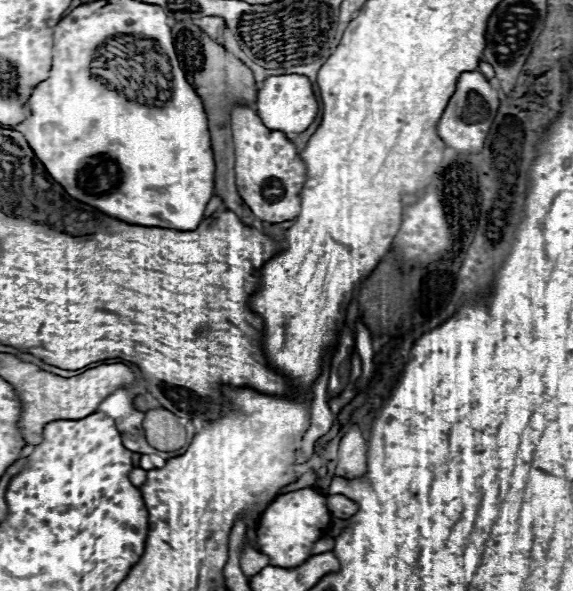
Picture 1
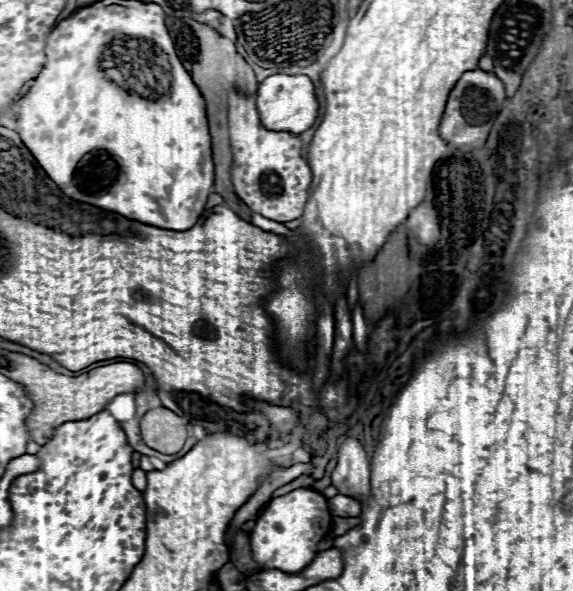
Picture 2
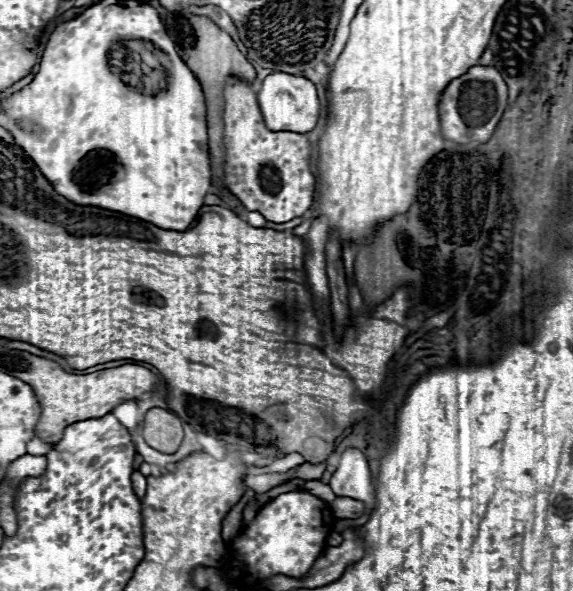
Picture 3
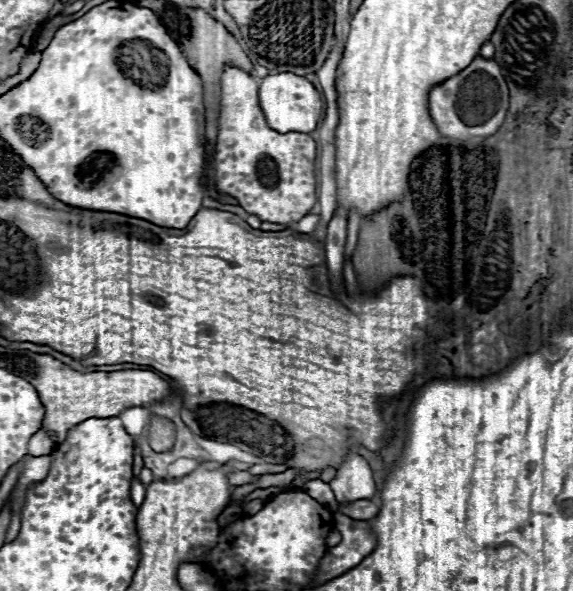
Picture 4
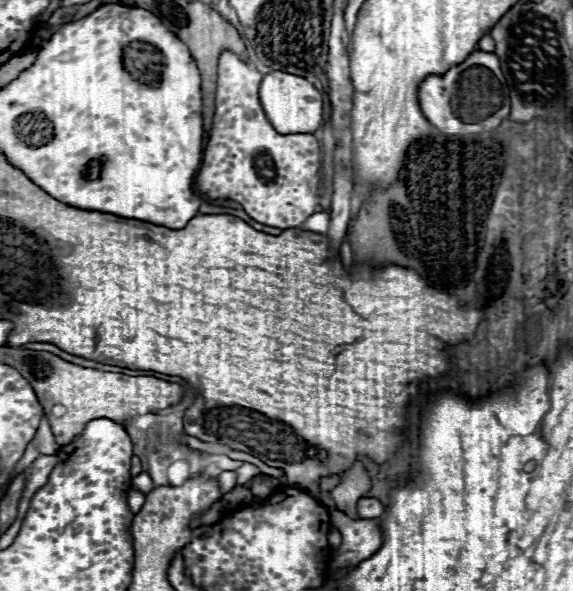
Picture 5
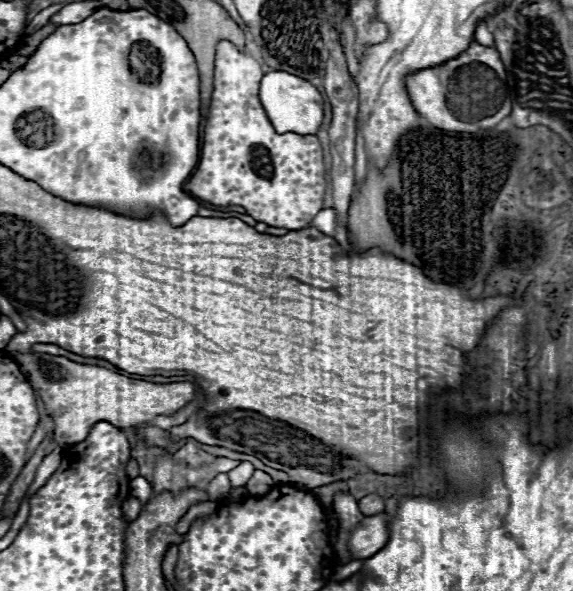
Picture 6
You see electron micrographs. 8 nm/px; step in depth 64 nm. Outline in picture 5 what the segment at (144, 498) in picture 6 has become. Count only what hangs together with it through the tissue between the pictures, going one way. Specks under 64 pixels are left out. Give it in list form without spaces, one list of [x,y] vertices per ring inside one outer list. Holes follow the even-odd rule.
[[[142,472],[142,474],[134,476],[134,478],[132,478],[132,488],[134,488],[134,490],[138,490],[138,492],[142,492],[142,494],[148,494],[148,492],[154,488],[150,474]]]

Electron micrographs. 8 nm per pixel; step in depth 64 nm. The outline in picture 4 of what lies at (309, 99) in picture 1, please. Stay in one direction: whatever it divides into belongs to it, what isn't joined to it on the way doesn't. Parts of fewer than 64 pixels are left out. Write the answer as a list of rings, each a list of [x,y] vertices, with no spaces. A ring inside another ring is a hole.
[[[278,72],[268,74],[260,84],[260,106],[266,116],[266,122],[276,132],[302,132],[310,134],[322,116],[322,100],[312,82],[308,82],[302,76],[290,74],[290,72]]]

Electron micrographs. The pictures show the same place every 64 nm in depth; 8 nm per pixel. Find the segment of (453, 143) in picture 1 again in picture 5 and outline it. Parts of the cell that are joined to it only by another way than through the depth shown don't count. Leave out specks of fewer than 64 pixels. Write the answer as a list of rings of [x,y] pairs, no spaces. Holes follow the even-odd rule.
[[[474,50],[462,64],[452,66],[442,76],[426,76],[418,86],[422,114],[442,134],[478,134],[496,128],[510,114],[506,78],[494,52]]]

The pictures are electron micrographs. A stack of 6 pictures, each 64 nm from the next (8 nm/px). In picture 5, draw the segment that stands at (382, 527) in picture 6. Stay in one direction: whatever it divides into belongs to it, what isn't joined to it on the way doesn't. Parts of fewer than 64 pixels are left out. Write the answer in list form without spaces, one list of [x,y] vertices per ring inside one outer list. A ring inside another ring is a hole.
[[[334,510],[330,520],[342,534],[342,544],[338,550],[334,550],[334,558],[330,562],[334,570],[360,564],[364,558],[370,558],[384,542],[380,534],[380,518],[350,520],[346,514]]]

